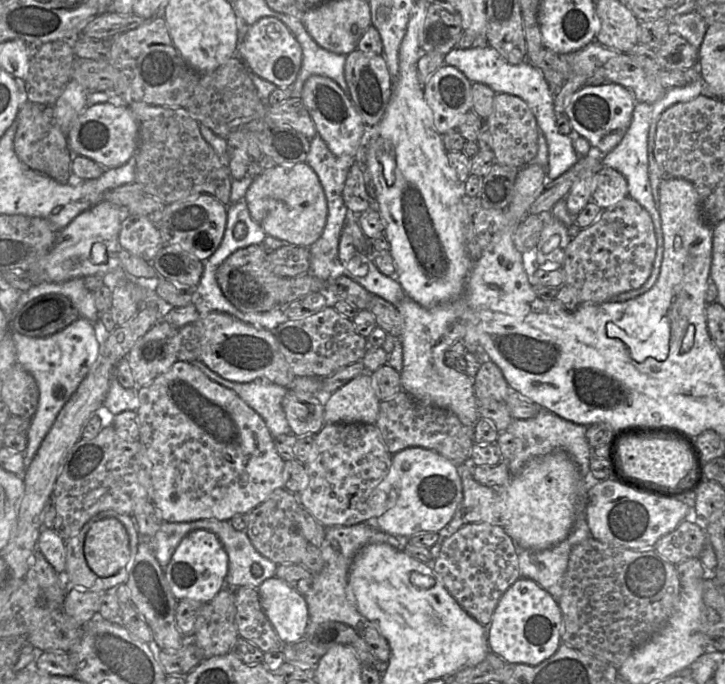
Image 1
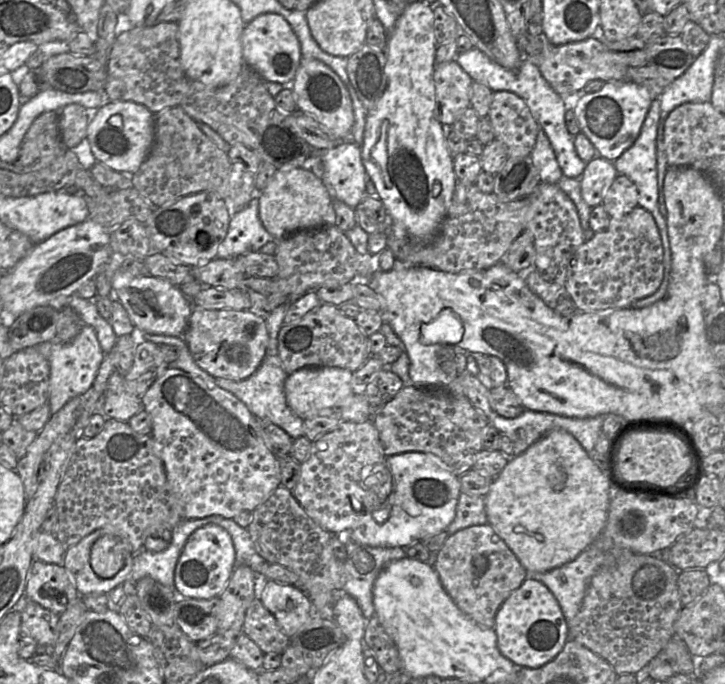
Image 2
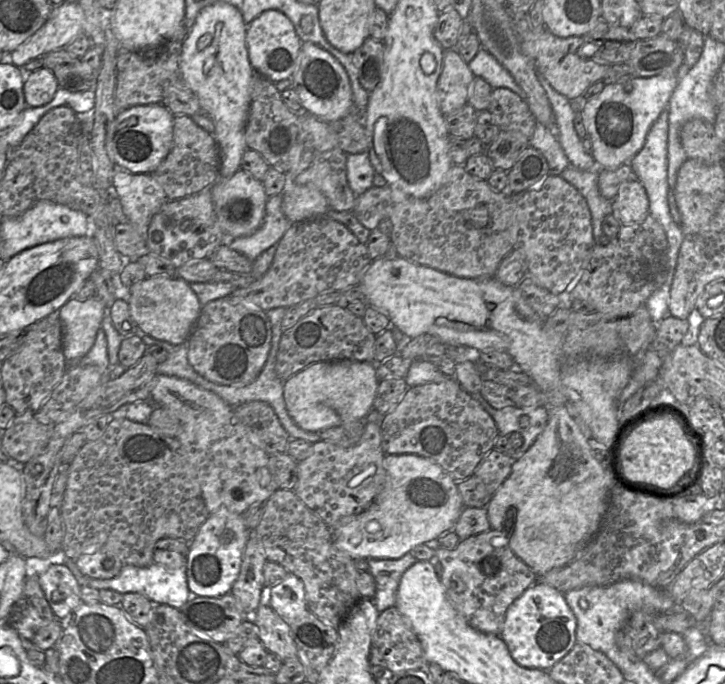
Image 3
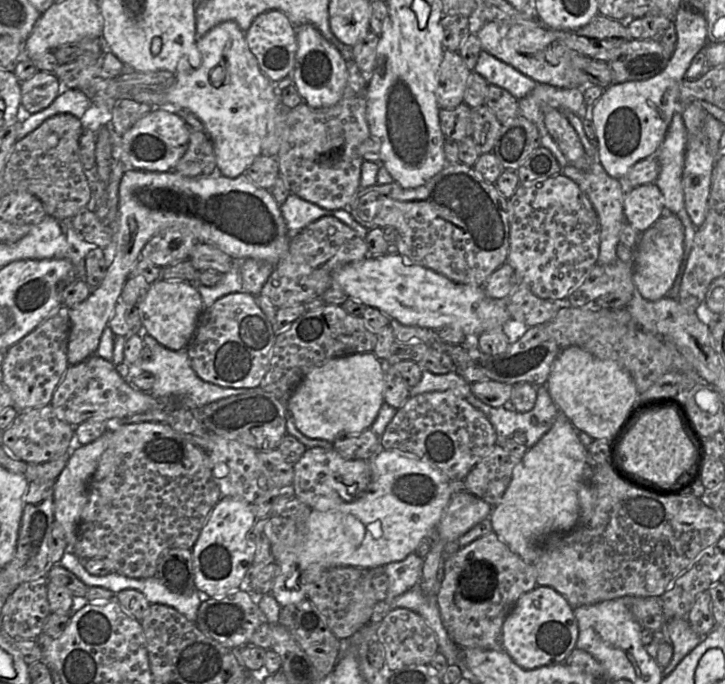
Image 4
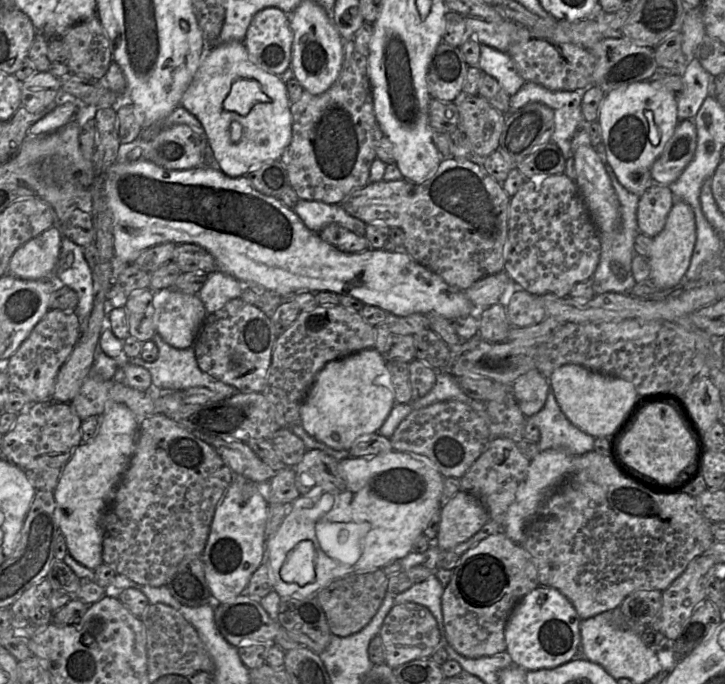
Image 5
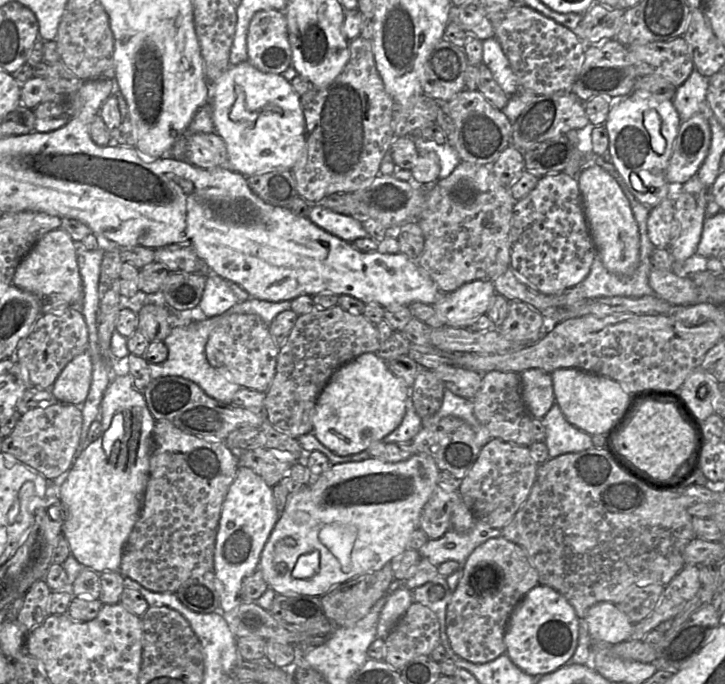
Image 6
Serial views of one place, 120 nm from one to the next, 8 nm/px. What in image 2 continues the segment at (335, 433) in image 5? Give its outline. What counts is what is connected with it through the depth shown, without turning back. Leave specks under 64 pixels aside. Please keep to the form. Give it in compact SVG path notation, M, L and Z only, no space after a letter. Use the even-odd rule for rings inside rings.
M305 367L288 375L284 383L288 406L301 419L318 415L321 410L339 410L344 400L355 392L355 380L351 371L336 367Z

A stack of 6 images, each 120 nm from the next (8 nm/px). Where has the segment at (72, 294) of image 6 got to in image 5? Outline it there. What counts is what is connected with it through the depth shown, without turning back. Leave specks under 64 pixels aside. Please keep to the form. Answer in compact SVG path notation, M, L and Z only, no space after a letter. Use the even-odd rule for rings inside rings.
M53 226L37 237L29 240L13 254L8 274L23 280L41 280L55 277L55 270L60 256L63 234L59 226Z

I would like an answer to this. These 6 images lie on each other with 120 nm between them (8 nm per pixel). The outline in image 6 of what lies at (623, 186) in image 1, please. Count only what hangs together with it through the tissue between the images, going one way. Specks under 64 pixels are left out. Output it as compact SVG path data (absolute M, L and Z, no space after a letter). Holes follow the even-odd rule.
M666 198L650 208L647 221L648 236L654 247L669 249L680 235L680 224L675 219L675 203Z

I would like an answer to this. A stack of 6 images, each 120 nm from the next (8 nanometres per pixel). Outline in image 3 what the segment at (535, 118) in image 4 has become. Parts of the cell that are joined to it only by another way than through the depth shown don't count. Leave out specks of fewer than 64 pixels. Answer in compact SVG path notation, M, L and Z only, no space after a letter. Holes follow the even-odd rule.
M536 120L530 147L539 150L547 160L549 175L559 176L568 166L569 160L565 155L557 137Z

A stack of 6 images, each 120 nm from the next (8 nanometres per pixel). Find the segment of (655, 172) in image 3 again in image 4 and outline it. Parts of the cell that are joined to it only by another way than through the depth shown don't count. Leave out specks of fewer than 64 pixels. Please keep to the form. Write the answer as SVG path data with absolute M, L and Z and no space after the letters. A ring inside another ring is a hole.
M675 112L672 117L672 121L669 125L669 128L667 130L665 139L655 154L655 157L658 160L661 167L660 174L657 180L655 181L655 184L659 187L659 189L662 192L666 211L675 214L681 220L684 226L685 240L683 262L687 262L687 259L690 255L690 252L694 244L694 237L697 230L697 227L692 223L685 208L682 176L685 161L686 144L687 131L681 113Z

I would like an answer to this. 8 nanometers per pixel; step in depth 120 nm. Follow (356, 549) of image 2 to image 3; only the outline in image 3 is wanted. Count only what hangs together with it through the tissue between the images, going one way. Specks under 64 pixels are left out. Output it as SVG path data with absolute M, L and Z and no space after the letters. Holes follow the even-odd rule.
M411 553L397 559L368 559L370 574L376 583L375 596L371 600L380 613L395 606L401 577L416 561Z

